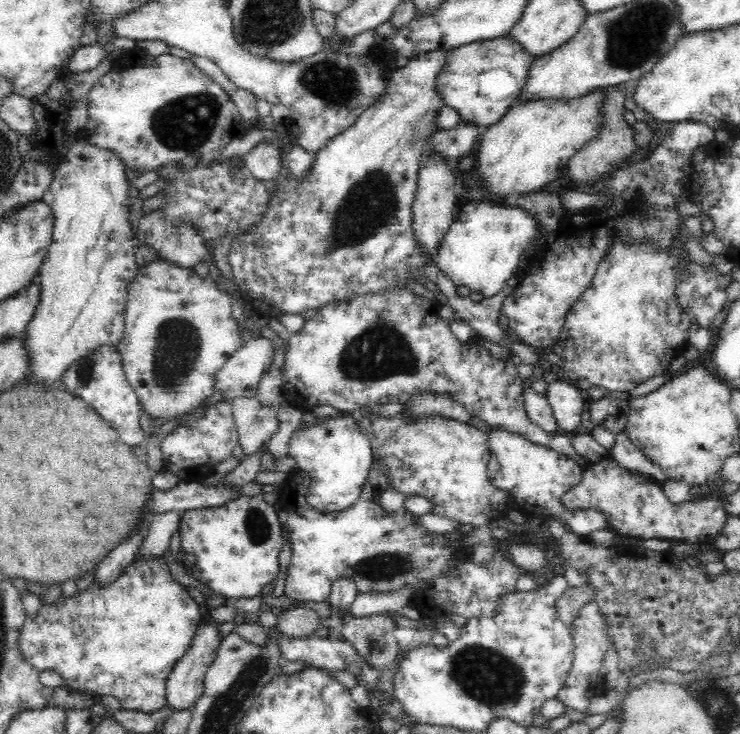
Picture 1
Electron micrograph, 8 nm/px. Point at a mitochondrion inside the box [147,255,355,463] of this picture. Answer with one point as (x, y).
(178, 346)

